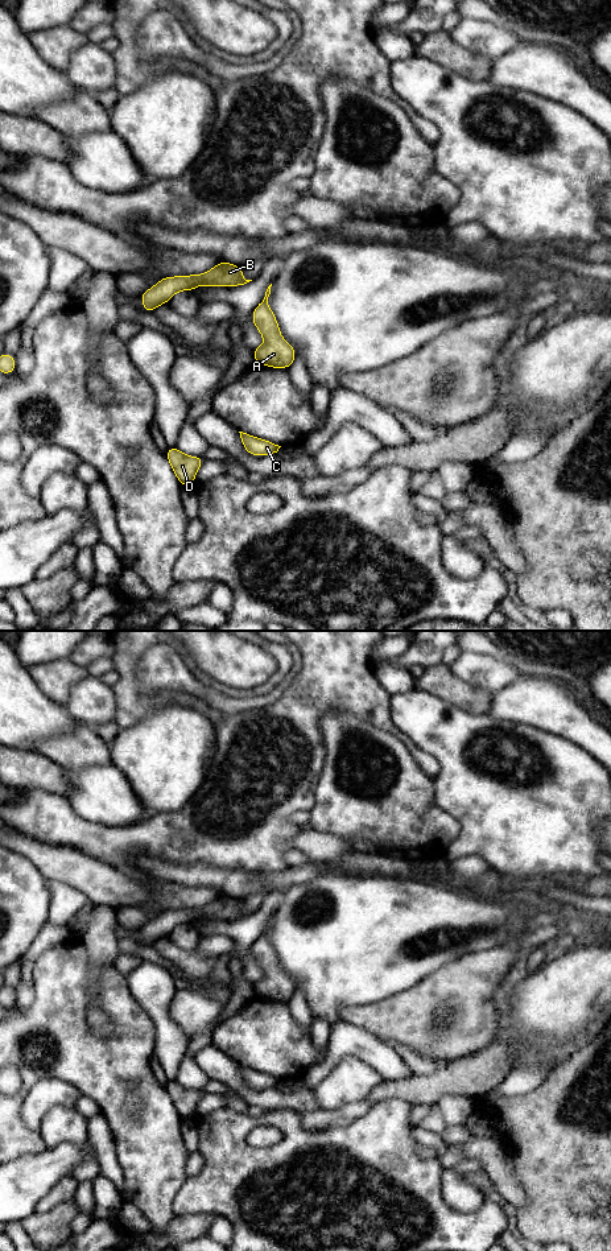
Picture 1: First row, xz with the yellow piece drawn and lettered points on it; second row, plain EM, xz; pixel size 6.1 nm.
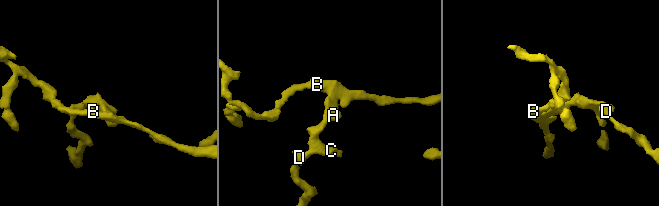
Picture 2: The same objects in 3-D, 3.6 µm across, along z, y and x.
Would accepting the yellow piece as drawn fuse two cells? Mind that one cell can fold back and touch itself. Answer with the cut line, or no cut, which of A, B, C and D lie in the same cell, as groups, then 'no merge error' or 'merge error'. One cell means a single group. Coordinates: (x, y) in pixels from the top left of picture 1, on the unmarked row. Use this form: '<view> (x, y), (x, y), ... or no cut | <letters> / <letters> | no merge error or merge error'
no cut | A B C D | no merge error

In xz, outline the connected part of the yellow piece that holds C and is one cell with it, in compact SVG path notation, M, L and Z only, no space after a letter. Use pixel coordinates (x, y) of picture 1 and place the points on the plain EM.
M239 1065L239 1066L240 1066L240 1072L241 1072L244 1082L251 1089L259 1089L259 1090L271 1089L271 1087L277 1086L278 1082L281 1081L273 1075L260 1073L251 1068L247 1068L243 1065Z

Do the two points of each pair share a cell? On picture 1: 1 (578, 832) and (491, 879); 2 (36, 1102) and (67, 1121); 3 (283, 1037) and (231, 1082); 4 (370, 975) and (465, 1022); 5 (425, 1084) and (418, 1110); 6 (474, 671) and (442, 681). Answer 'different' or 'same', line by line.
1: different
2: different
3: different
4: different
5: different
6: different

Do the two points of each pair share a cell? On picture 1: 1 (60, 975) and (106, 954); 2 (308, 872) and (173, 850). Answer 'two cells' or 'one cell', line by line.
1: two cells
2: two cells

